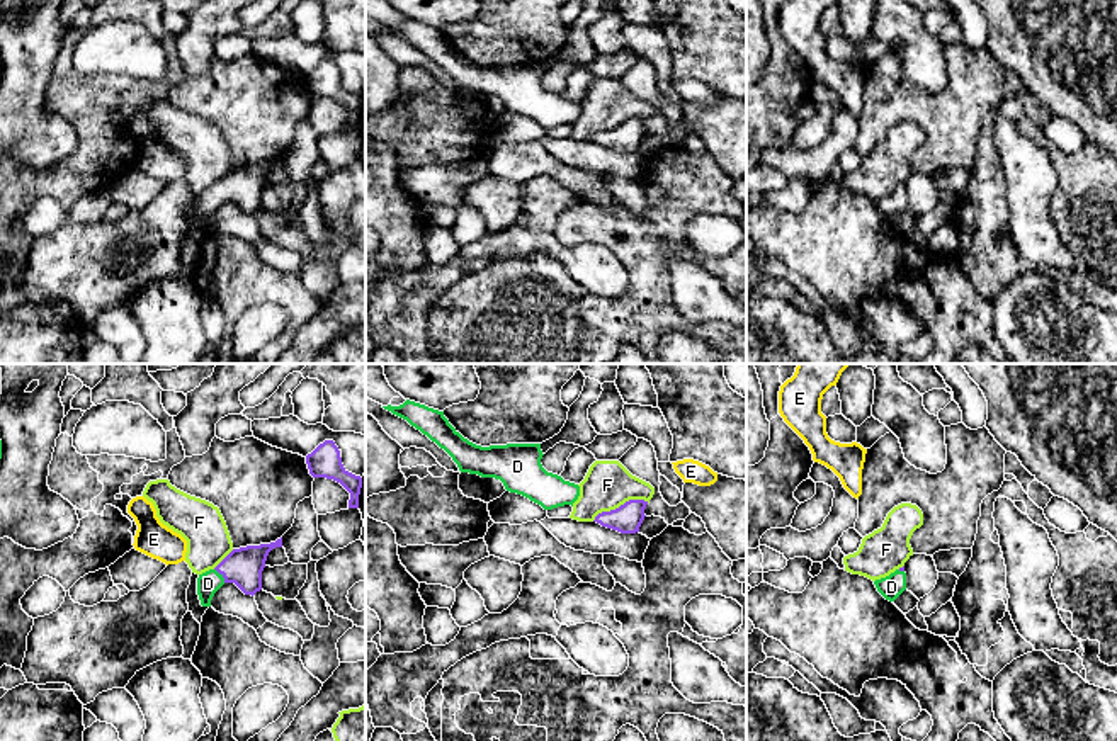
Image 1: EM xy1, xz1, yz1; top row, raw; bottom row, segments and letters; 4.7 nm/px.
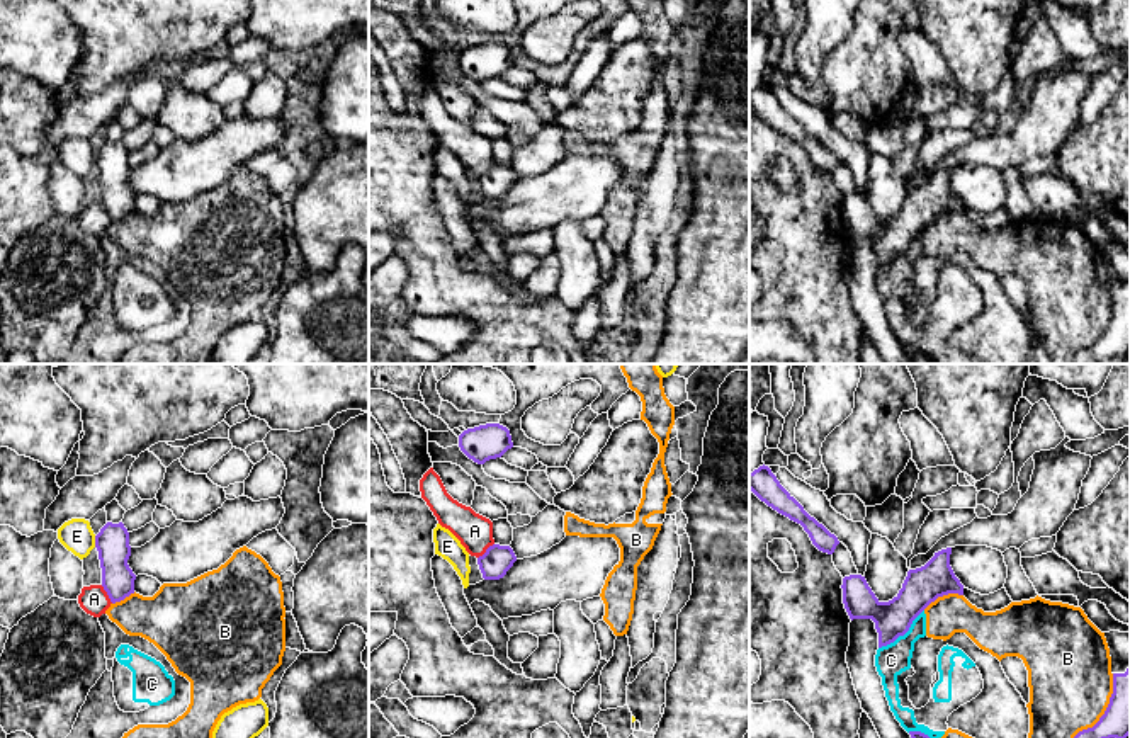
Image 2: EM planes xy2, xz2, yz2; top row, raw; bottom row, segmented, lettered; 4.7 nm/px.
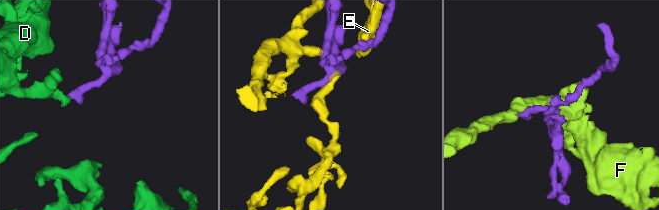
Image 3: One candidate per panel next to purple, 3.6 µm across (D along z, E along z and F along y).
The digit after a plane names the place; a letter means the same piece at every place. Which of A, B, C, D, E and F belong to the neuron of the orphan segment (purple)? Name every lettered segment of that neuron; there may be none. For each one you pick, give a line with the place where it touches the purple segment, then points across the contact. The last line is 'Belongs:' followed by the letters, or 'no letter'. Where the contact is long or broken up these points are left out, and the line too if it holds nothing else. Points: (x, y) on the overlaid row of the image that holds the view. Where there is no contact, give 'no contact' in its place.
D: meets purple in xy1 at (220, 573); runs through xy1 (243, 566), (220, 573), (208, 583)
Belongs: D

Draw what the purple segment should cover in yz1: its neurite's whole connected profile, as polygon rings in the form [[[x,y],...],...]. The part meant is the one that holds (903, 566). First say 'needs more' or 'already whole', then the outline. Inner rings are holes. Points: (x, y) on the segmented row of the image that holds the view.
needs more; [[[904,566],[886,578],[874,581],[877,591],[889,602],[894,602],[906,590]]]

